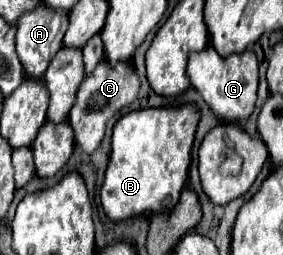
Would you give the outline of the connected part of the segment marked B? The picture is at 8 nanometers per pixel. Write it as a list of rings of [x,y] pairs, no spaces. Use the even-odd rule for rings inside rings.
[[[191,104],[133,110],[117,120],[111,140],[111,156],[99,194],[105,214],[113,222],[175,208],[187,182],[197,122],[199,110]]]

